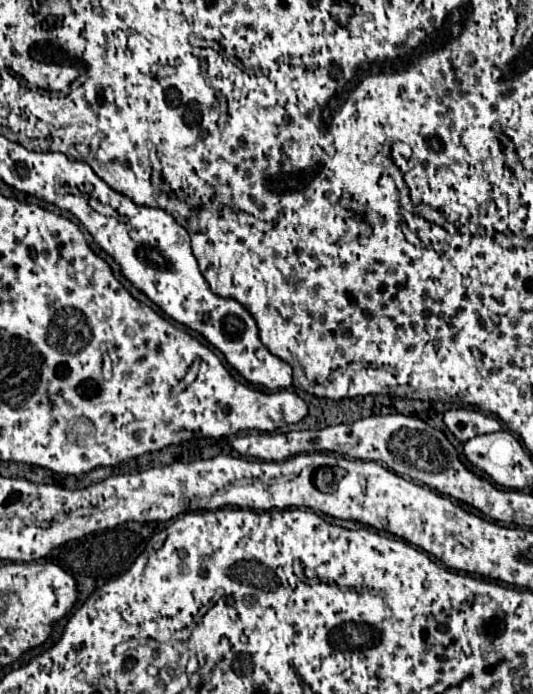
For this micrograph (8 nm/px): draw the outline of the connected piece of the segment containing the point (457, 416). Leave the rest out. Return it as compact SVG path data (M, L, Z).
M465 408L449 410L449 412L445 412L443 420L445 420L447 428L453 432L453 436L461 442L475 438L479 434L491 434L491 432L501 430L499 420L485 416L477 410L465 410Z

